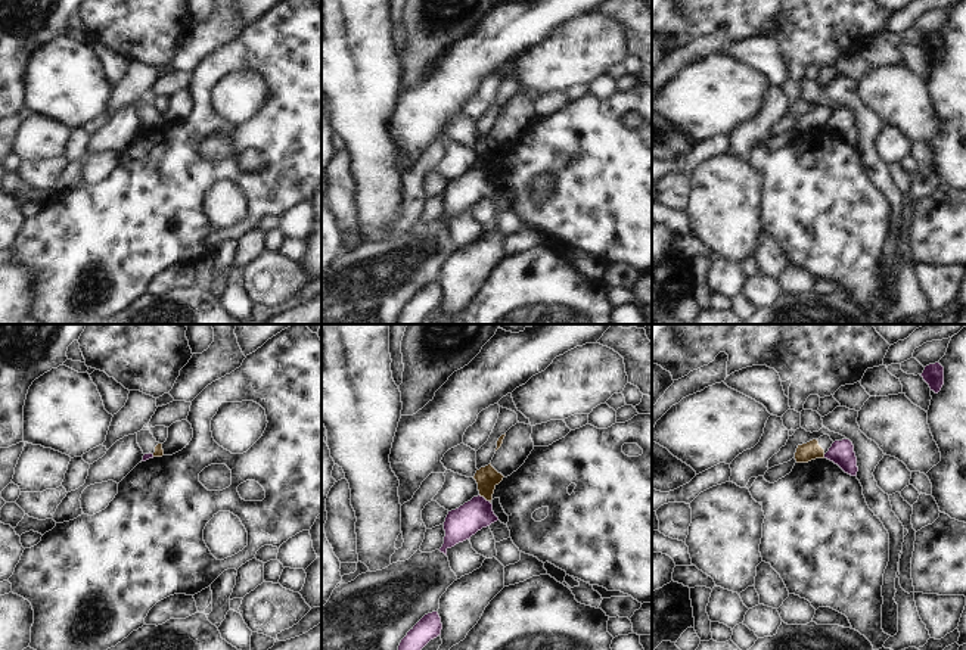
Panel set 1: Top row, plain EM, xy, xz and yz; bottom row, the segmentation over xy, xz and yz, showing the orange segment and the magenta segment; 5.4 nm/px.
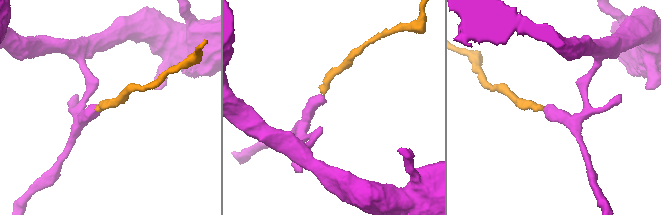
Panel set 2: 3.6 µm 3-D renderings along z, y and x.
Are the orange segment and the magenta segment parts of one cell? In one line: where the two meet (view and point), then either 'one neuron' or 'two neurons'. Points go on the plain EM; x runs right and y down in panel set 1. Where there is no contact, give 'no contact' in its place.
xz (485, 168) | two neurons

